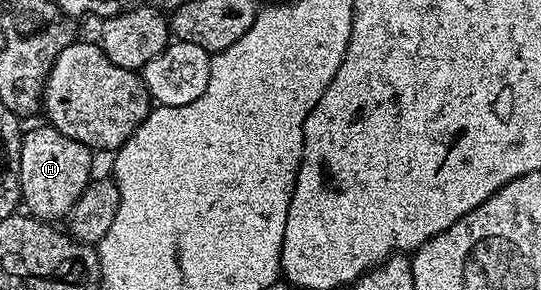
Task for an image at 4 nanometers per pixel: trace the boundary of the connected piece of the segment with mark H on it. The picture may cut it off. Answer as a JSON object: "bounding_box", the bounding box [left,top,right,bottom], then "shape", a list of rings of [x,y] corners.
{"bounding_box":[21,126,93,221],"shape":[[[42,126],[35,127],[32,131],[29,129],[23,131],[23,144],[21,145],[21,193],[23,198],[21,203],[34,218],[40,221],[59,221],[55,219],[61,218],[62,215],[63,218],[70,216],[73,205],[77,205],[81,193],[93,178],[93,172],[91,172],[93,151],[81,141],[73,141],[73,137],[65,137],[65,133],[61,133],[56,127]]]}

